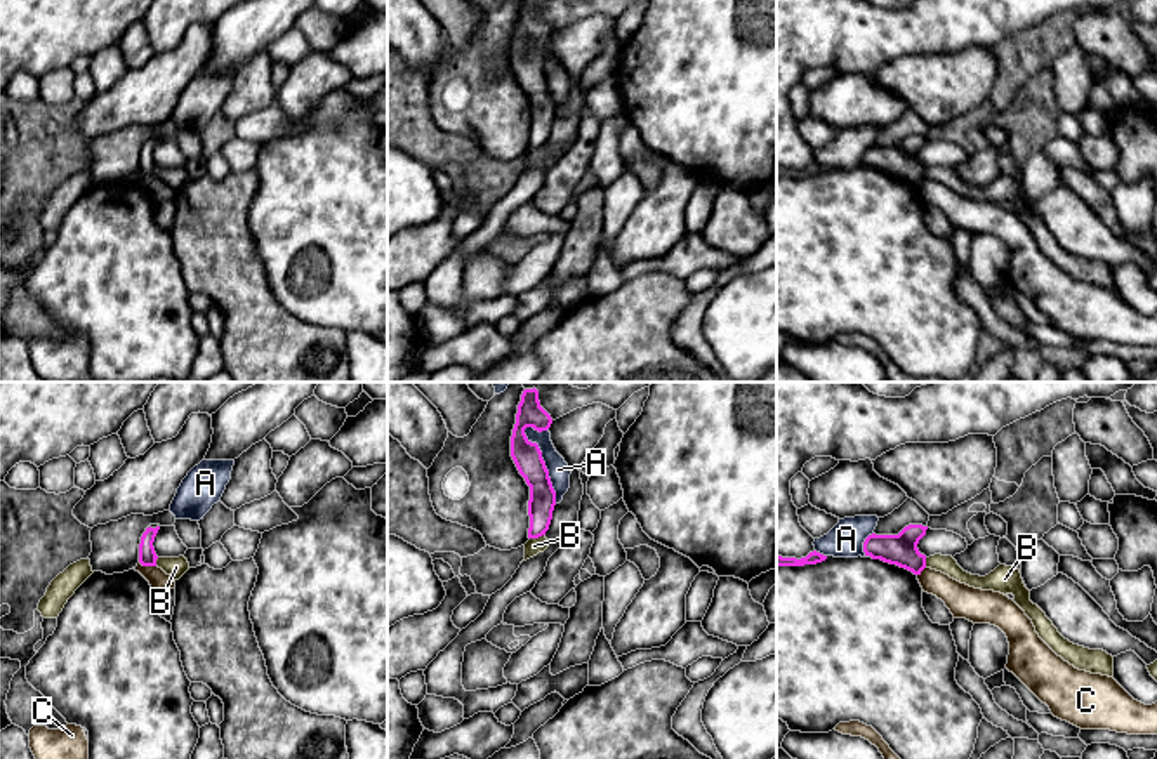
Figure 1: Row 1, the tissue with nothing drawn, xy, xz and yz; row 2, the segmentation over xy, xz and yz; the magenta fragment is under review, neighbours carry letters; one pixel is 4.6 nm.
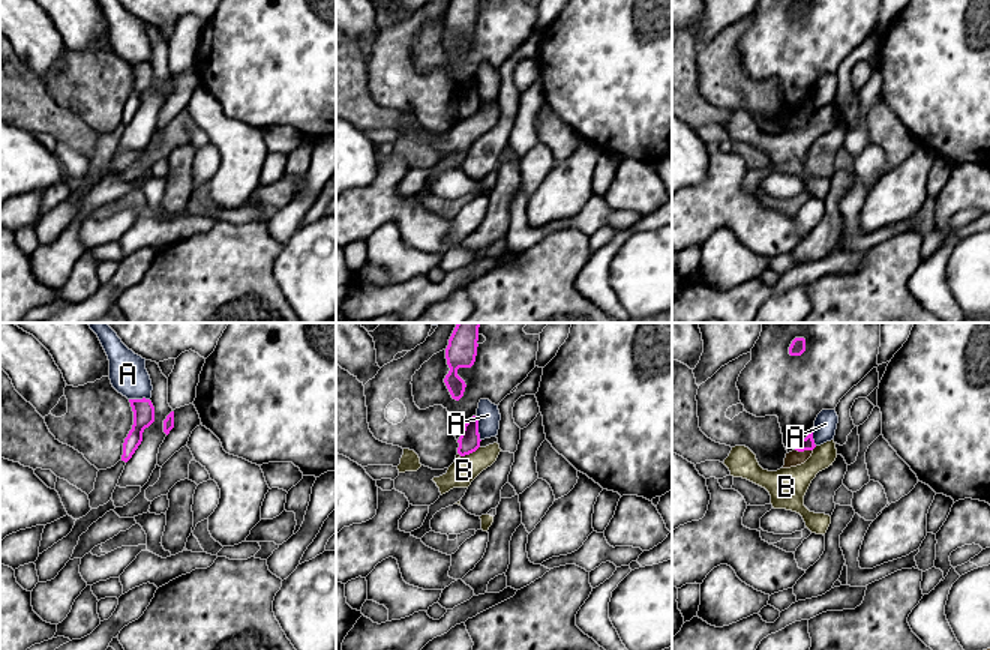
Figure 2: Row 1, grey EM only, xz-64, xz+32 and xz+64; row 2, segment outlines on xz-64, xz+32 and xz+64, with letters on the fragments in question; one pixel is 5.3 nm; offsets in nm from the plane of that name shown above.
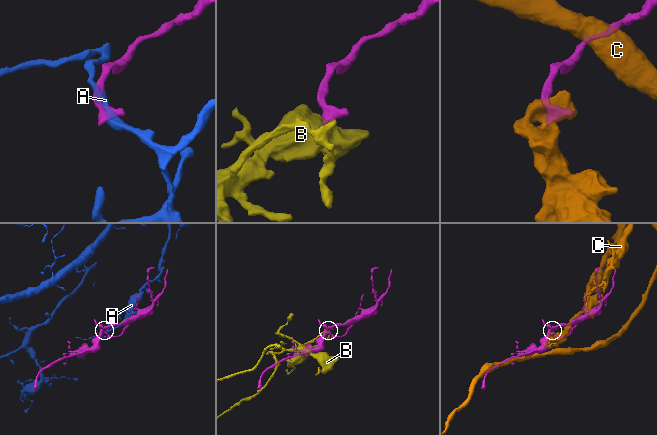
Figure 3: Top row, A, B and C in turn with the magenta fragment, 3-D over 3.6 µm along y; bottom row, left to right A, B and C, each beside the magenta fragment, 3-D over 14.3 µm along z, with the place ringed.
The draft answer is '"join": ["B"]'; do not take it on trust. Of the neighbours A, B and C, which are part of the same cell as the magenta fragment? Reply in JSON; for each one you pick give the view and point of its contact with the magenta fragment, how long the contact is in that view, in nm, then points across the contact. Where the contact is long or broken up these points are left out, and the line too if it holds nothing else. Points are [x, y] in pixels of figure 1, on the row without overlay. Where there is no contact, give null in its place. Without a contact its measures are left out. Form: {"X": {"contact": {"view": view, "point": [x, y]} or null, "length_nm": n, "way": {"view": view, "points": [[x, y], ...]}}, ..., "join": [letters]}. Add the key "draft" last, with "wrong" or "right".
{"join": [], "draft": "wrong"}

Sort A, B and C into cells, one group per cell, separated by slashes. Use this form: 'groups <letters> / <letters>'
groups A / B / C

